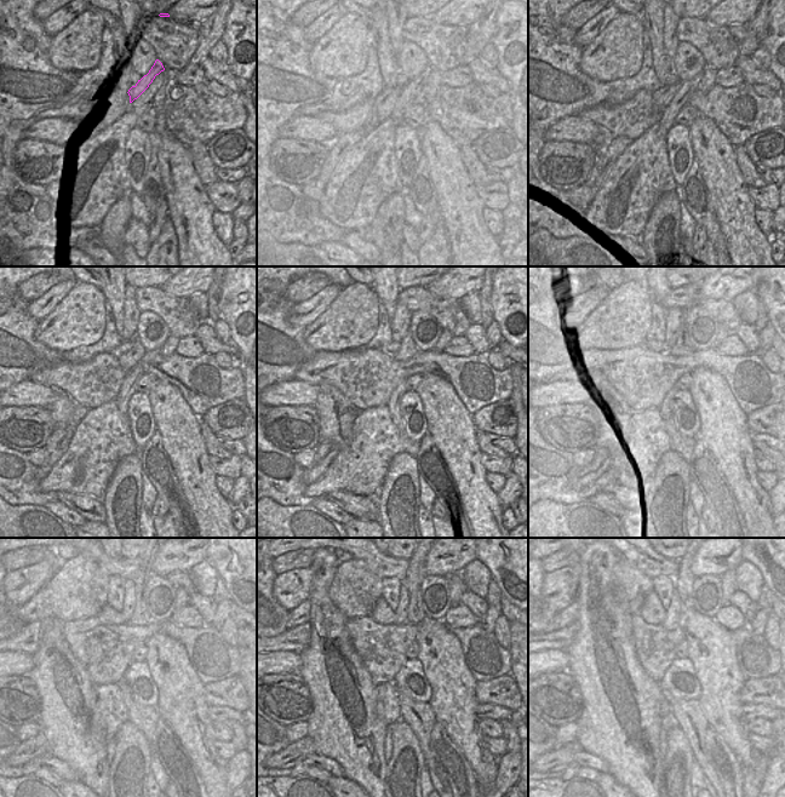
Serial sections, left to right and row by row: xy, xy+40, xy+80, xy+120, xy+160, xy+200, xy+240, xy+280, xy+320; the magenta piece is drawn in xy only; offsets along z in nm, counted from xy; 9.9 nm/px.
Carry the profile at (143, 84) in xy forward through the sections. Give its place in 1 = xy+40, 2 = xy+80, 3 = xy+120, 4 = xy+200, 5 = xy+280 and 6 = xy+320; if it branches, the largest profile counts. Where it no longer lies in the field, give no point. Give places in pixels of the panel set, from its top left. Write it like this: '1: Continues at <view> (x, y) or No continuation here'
1: Continues at xy+40 (413, 87)
2: Continues at xy+80 (689, 87)
3: Continues at xy+120 (127, 389)
4: Continues at xy+200 (683, 446)
5: Continues at xy+280 (419, 716)
6: Continues at xy+320 (689, 715)

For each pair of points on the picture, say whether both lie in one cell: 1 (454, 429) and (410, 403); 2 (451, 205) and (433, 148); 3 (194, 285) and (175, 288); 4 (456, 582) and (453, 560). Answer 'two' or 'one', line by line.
1: two
2: one
3: one
4: two

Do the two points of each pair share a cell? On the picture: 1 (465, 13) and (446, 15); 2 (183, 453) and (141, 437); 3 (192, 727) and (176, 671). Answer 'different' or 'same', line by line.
1: same
2: different
3: same

